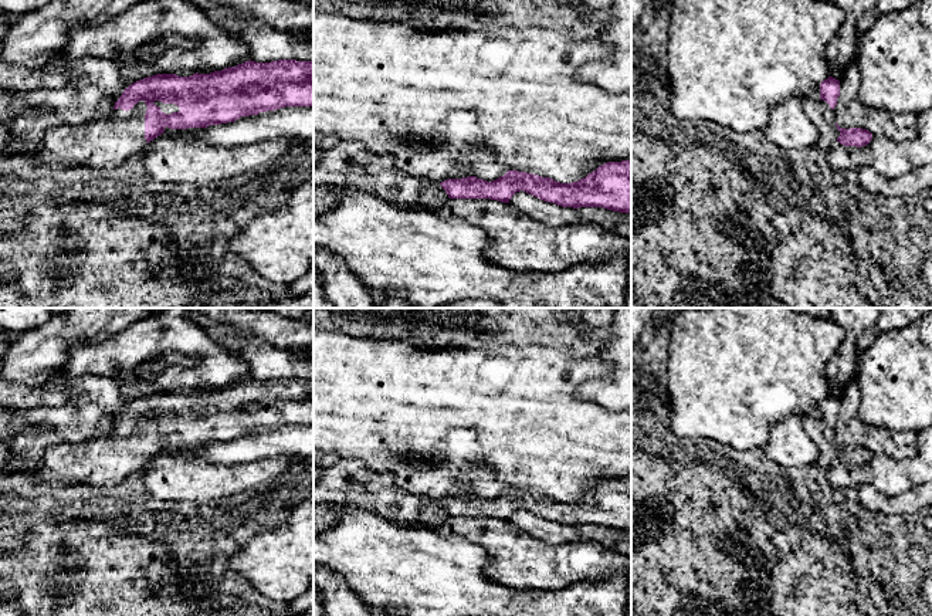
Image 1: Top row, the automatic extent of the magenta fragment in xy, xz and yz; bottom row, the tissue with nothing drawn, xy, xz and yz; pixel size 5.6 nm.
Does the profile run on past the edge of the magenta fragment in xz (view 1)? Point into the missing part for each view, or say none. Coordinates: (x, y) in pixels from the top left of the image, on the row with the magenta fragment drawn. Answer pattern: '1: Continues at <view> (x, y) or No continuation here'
1: No continuation here

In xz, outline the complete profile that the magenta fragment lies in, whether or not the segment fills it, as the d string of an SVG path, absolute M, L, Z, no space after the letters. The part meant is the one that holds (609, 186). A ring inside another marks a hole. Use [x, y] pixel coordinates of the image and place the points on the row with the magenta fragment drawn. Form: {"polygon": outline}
{"polygon": "M631 160L607 162L586 177L560 183L550 177L508 170L496 180L475 176L440 183L450 199L491 199L509 203L516 192L526 192L562 207L603 207L631 213Z"}

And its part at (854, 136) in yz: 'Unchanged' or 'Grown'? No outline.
Grown

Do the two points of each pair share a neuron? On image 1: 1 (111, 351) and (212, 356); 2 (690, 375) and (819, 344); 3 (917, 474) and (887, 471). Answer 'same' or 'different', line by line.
1: same
2: same
3: same

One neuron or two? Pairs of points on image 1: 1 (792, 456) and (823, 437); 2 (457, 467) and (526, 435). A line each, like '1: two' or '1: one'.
1: two
2: one

